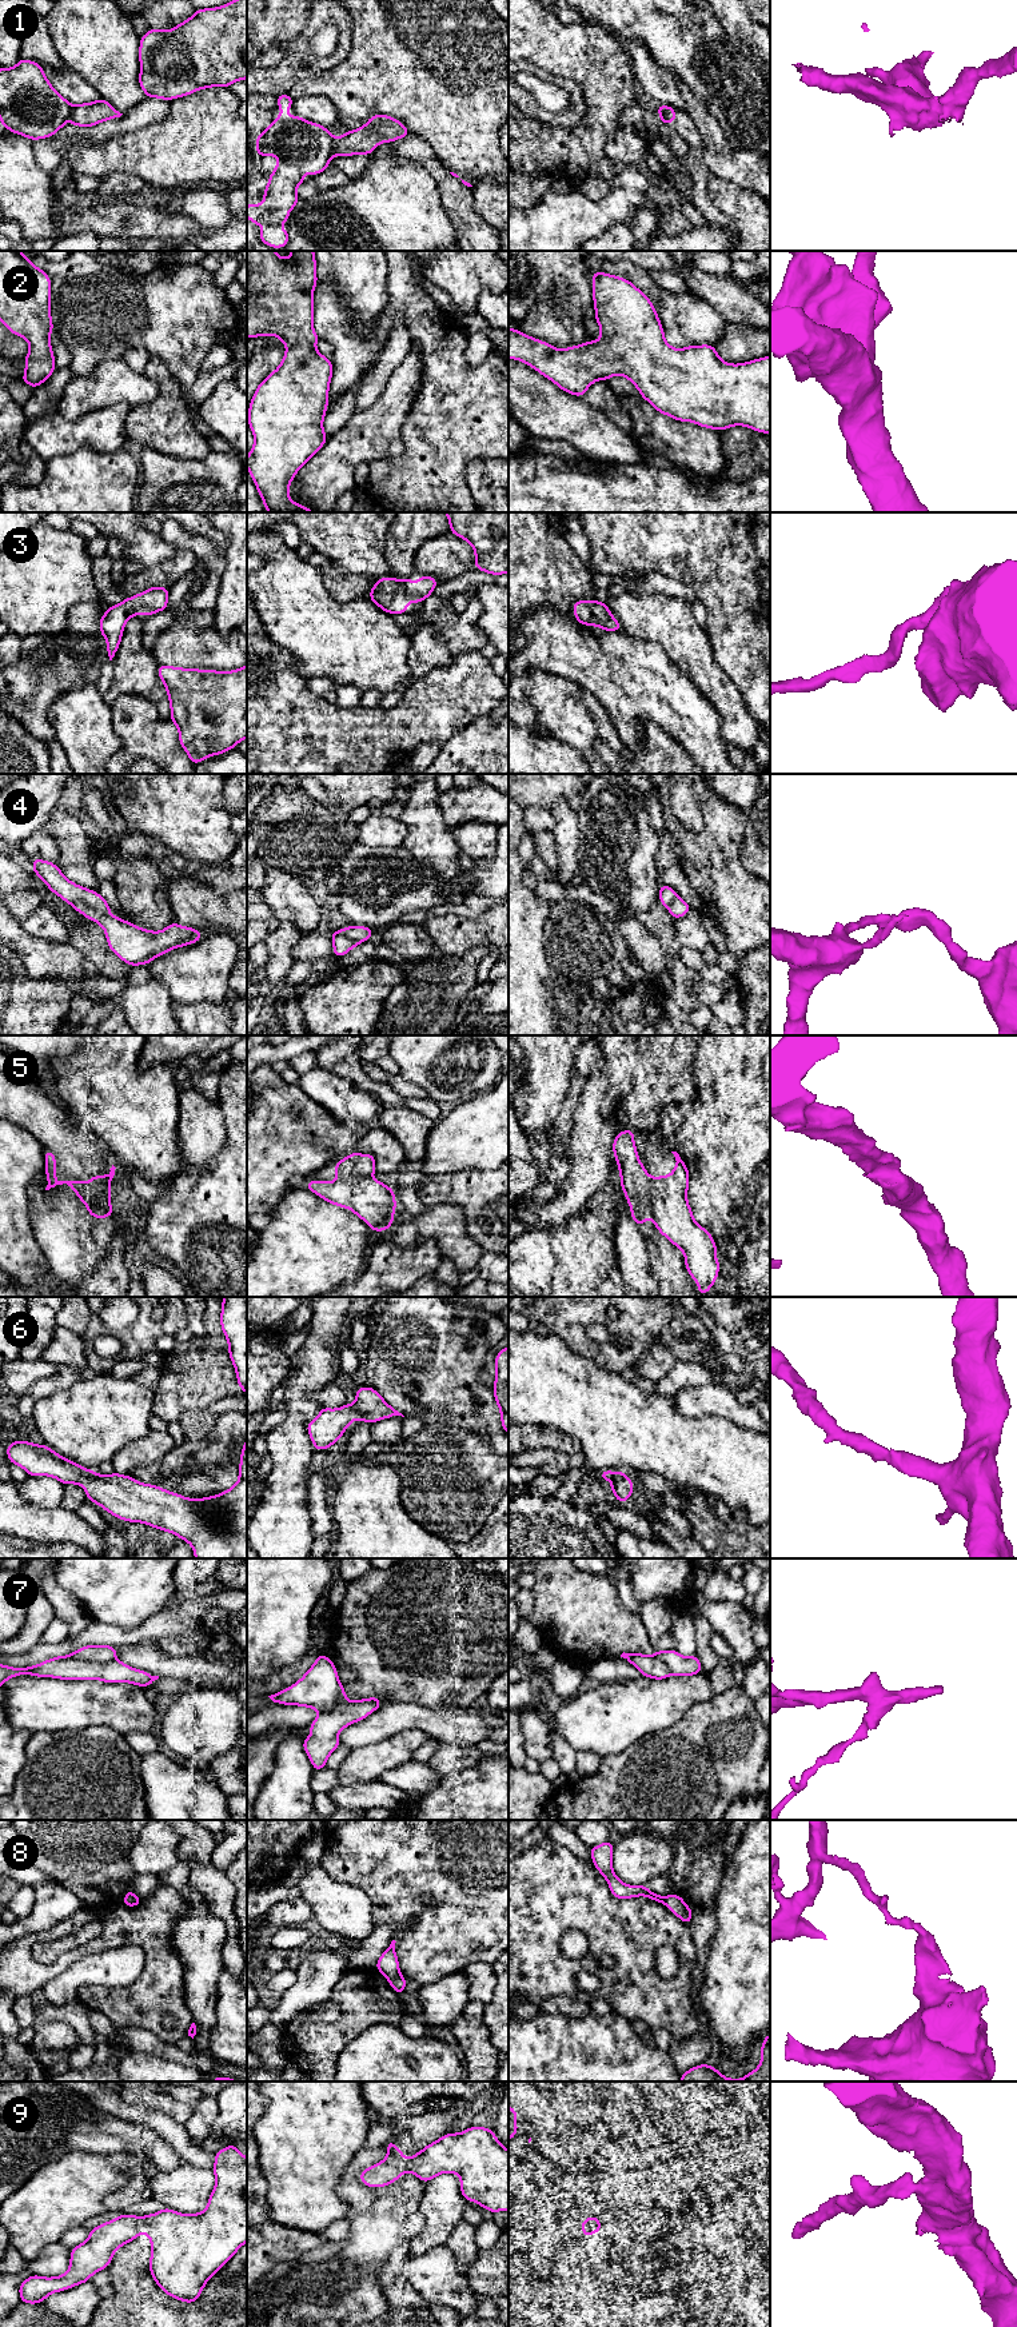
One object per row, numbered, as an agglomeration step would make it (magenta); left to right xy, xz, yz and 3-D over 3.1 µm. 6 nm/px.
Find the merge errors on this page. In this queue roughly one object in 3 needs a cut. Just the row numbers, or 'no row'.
1, 4, 5, 7, 8

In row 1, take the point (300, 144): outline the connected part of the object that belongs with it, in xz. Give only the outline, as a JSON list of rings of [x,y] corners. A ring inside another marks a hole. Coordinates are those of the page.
[[[288,93],[279,95],[276,104],[282,115],[256,135],[256,155],[279,156],[280,160],[270,173],[263,203],[247,205],[247,217],[264,227],[259,232],[264,244],[283,248],[288,244],[288,229],[282,229],[280,223],[288,224],[287,212],[294,211],[299,200],[296,187],[306,180],[306,169],[315,176],[330,165],[335,137],[320,124],[298,115],[288,116],[287,111],[294,105]]]

